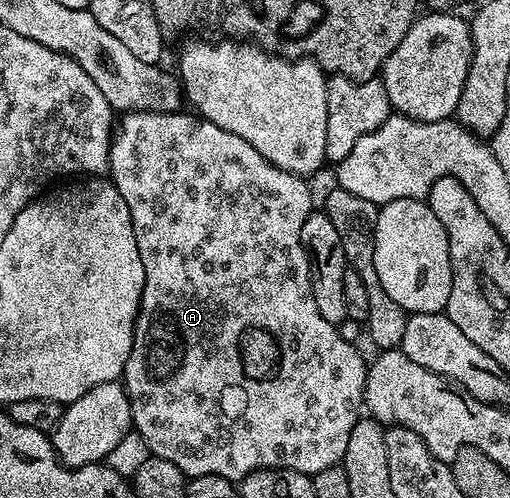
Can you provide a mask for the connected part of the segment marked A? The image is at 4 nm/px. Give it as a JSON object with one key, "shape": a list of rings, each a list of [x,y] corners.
{"shape":[[[186,111],[124,112],[118,117],[111,133],[111,153],[107,163],[109,179],[121,194],[121,198],[125,198],[125,206],[129,206],[129,218],[133,218],[133,234],[137,234],[137,251],[141,253],[141,266],[145,266],[145,286],[141,294],[139,313],[135,319],[135,333],[129,350],[129,358],[125,362],[121,377],[123,389],[127,392],[127,397],[131,403],[132,429],[145,442],[150,455],[173,462],[173,466],[177,466],[183,471],[184,476],[188,478],[193,476],[220,476],[226,480],[238,482],[244,480],[249,473],[256,472],[262,468],[284,468],[290,472],[300,472],[309,477],[316,476],[321,470],[329,470],[343,463],[343,455],[348,445],[349,434],[352,433],[354,424],[361,419],[361,409],[364,407],[363,391],[365,390],[369,364],[359,353],[354,343],[341,338],[336,325],[325,322],[325,318],[321,318],[321,314],[317,310],[317,302],[313,302],[311,267],[307,261],[307,252],[301,242],[301,226],[305,222],[307,215],[313,211],[311,188],[307,185],[310,183],[302,176],[294,176],[291,172],[286,172],[277,166],[273,166],[261,154],[257,154],[257,150],[253,150],[253,146],[249,146],[249,142],[245,142],[245,138],[237,138],[237,134],[229,134],[229,130],[221,130],[221,126],[203,119],[198,114],[192,114],[190,111],[187,111],[187,113]]]}

